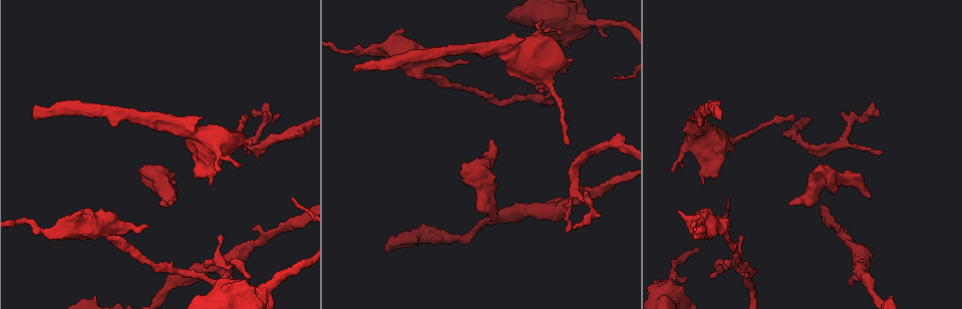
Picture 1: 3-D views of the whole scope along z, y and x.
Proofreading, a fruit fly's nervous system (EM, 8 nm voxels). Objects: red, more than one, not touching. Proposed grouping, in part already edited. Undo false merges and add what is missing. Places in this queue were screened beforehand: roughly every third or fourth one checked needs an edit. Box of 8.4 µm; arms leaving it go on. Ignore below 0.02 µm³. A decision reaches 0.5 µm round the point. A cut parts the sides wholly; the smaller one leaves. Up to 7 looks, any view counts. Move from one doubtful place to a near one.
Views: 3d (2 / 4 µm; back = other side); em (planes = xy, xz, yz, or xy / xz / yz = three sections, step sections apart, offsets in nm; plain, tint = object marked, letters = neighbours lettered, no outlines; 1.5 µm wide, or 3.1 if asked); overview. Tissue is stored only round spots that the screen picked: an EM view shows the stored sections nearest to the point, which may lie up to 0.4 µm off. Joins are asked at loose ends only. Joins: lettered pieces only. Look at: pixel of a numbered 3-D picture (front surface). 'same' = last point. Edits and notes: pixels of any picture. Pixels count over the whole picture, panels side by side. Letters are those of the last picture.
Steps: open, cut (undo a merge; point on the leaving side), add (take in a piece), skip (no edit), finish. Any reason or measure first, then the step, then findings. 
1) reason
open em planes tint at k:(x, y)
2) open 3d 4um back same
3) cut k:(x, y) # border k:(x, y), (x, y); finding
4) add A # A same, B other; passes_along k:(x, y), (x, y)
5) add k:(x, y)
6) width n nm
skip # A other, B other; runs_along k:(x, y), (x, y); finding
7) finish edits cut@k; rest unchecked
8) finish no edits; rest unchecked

end of a long branch
open 3d 2um at 1:(352, 70)

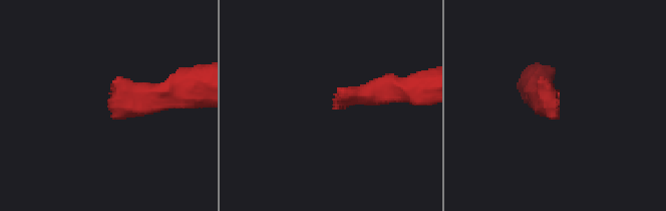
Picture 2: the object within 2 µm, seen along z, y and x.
open em xz step 8 tint at 2:(559, 103)

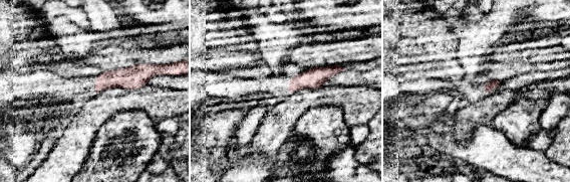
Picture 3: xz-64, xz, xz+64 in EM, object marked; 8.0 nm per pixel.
see the neighbours
open em xz step 8 letters same

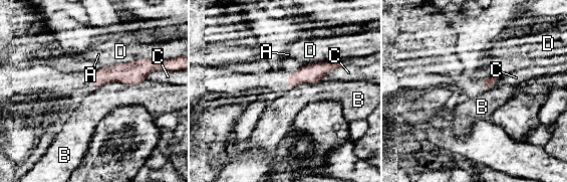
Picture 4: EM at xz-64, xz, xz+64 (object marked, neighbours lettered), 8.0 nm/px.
skip # A other, B other, C other, D other; border 4:(147, 77), (99, 87); no lettered piece goes on from it

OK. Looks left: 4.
branch stops here
open em planes plain at 1:(870, 199)

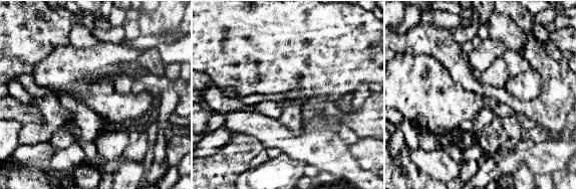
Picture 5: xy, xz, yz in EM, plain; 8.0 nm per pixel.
open em planes letters same

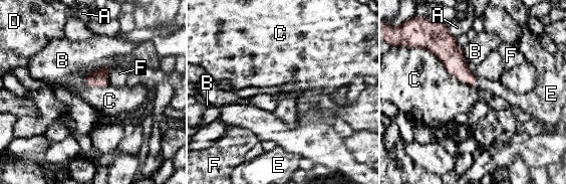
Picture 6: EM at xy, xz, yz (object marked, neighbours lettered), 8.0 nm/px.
add E # A other, B other, C other, D other, E same, F other; it goes on there

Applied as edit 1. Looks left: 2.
free end
open 3d 4um at 1:(669, 279)

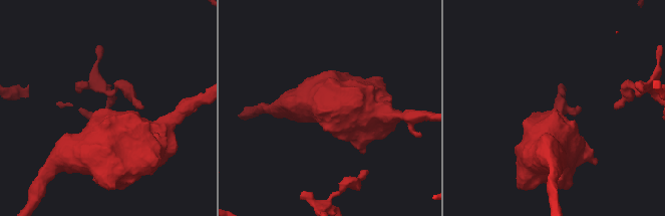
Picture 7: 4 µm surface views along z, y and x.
open em planes letters at 7:(99, 110)

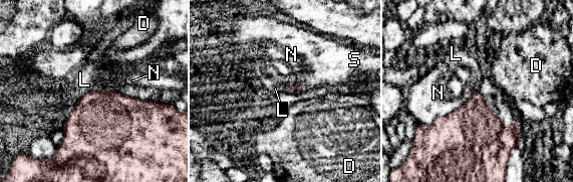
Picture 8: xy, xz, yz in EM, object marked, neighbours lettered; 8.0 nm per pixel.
skip # D other, L other, N other, S other; border 8:(96, 86), (82, 94); none of them fits

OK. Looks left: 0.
finish edits add@6; rest unchecked

